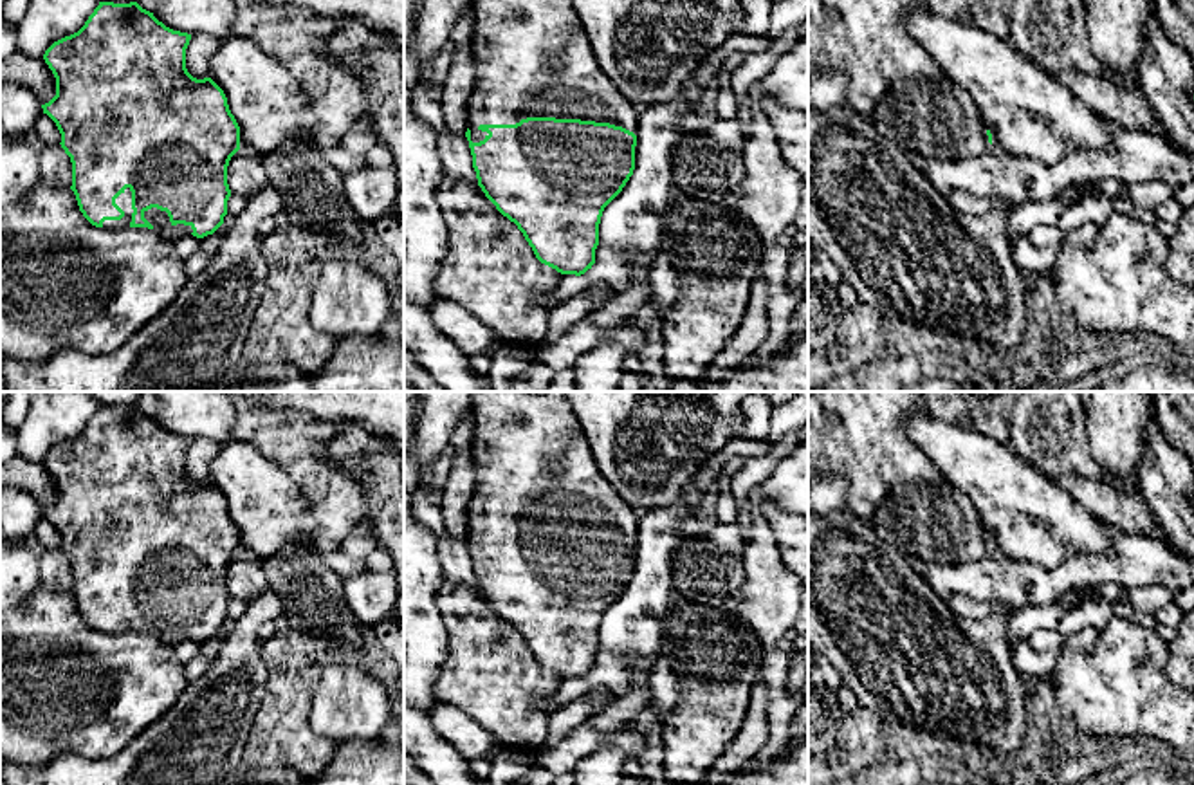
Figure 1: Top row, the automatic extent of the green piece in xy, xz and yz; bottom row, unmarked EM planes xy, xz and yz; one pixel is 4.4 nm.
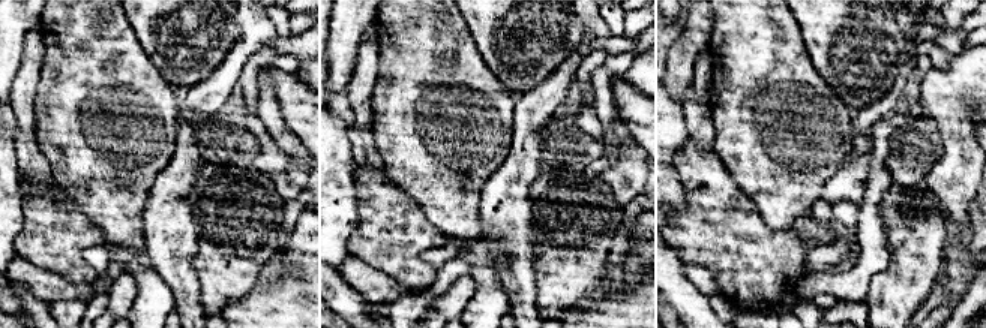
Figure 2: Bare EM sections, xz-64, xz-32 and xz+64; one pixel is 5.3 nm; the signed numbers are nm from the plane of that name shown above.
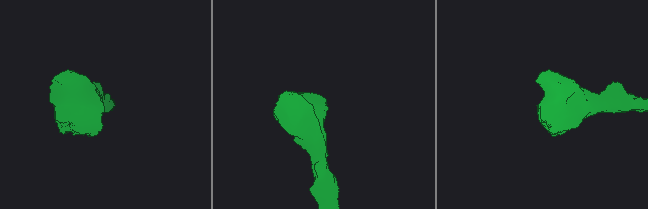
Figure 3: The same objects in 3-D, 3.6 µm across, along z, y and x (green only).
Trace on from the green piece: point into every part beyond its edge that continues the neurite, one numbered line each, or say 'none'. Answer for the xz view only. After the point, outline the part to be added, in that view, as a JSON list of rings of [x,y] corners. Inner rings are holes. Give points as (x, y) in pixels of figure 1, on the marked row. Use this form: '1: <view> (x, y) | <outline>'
1: xz (532, 58) | [[[471,0],[476,67],[467,103],[471,141],[489,134],[480,125],[516,125],[527,117],[610,123],[635,132],[640,110],[606,78],[570,0]]]

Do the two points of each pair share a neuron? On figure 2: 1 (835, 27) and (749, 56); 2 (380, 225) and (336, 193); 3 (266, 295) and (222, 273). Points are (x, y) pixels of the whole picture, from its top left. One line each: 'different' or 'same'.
1: different
2: different
3: different

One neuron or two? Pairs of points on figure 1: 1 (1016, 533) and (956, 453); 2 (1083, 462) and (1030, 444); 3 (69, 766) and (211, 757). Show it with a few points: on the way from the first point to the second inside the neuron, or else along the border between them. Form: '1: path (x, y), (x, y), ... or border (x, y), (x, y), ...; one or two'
1: path (1016, 513), (976, 473); one
2: path (1070, 452), (1061, 444), (1043, 444); one
3: path (105, 766), (128, 766), (139, 755), (175, 757); one

